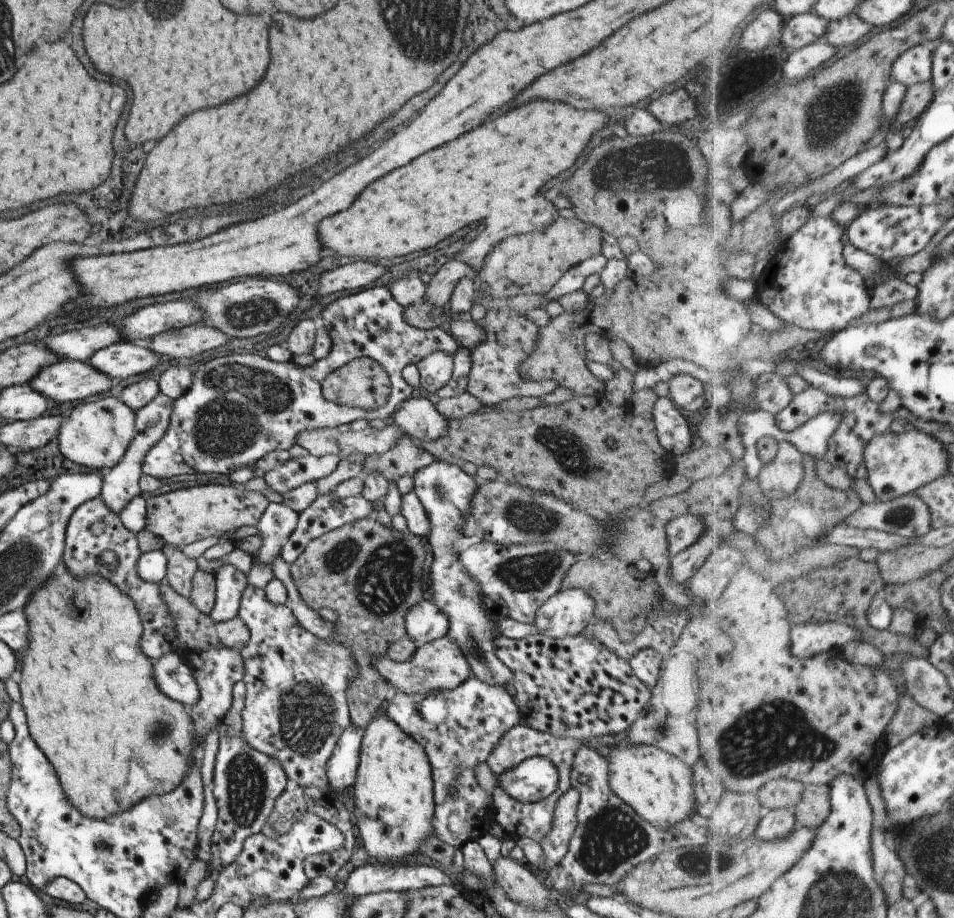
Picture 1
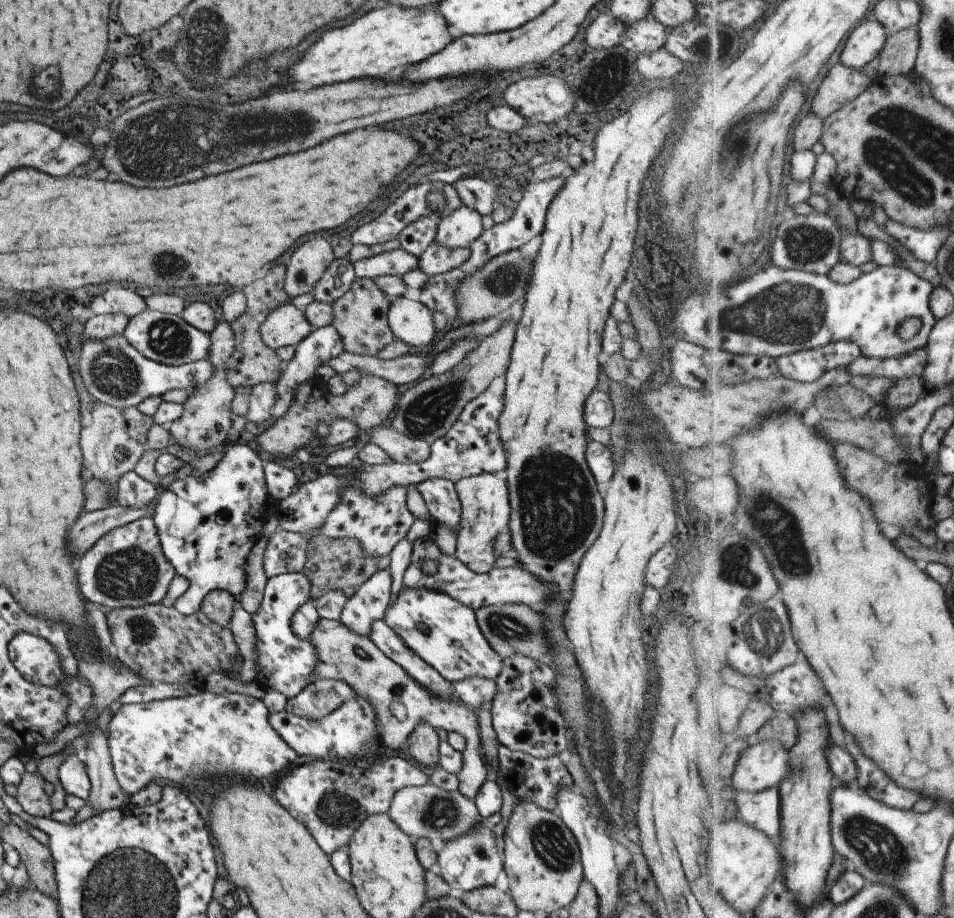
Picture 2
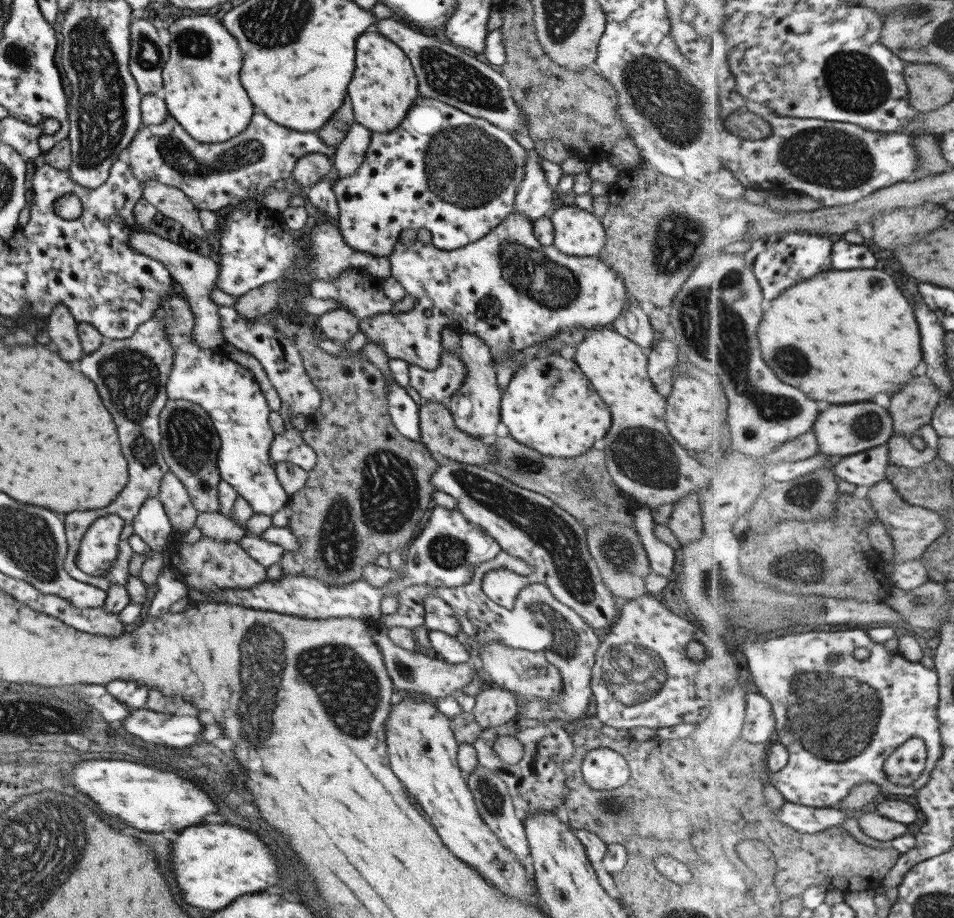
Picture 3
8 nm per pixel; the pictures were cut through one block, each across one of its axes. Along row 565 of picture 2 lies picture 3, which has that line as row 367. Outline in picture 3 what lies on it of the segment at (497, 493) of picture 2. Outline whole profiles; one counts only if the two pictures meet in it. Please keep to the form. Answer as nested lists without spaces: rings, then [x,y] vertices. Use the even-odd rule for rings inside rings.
[[[462,332],[459,343],[460,360],[466,366],[466,375],[464,375],[466,379],[462,381],[462,387],[456,389],[450,404],[448,404],[448,409],[450,409],[452,417],[454,417],[454,424],[458,429],[478,438],[496,434],[496,428],[501,421],[502,393],[500,393],[500,387],[498,387],[497,369],[491,358],[490,348],[478,336],[470,334],[470,332]],[[462,395],[467,396],[472,402],[472,408],[470,408],[468,414],[466,412],[462,414],[462,402],[456,400]]]

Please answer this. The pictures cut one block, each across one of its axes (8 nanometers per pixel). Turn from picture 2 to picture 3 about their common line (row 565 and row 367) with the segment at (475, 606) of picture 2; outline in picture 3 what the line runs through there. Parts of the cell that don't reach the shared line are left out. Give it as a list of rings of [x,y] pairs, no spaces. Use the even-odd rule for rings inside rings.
[[[440,350],[440,362],[435,369],[425,369],[408,364],[409,384],[427,401],[443,403],[444,398],[453,396],[462,387],[466,366],[460,360],[459,352]]]

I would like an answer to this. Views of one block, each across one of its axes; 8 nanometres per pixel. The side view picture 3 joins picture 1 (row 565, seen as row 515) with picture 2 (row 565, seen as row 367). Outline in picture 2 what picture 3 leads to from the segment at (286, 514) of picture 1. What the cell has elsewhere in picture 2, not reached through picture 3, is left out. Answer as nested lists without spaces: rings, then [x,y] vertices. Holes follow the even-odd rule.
[[[234,443],[227,448],[222,459],[204,476],[186,476],[173,480],[168,489],[160,489],[160,498],[154,508],[152,520],[158,530],[161,549],[168,562],[174,567],[175,574],[186,578],[188,590],[174,602],[173,607],[190,616],[201,610],[204,597],[212,590],[227,590],[234,596],[236,604],[246,586],[246,562],[254,543],[262,536],[262,528],[268,516],[265,504],[268,490],[265,483],[263,463],[265,458],[247,444]]]

